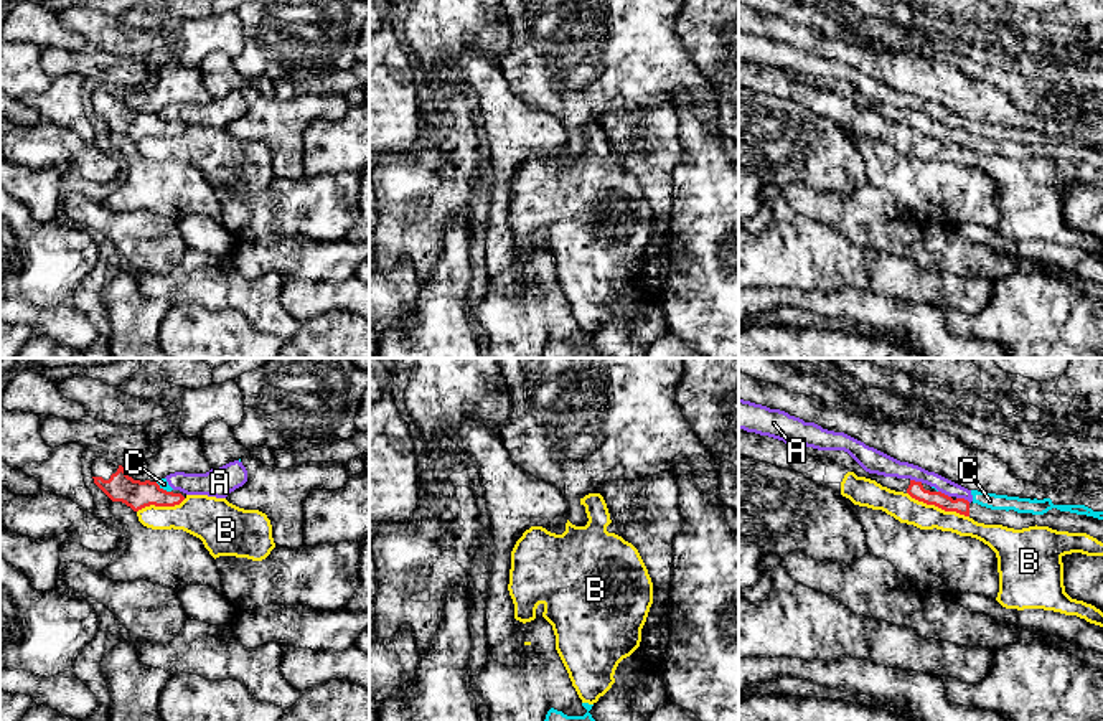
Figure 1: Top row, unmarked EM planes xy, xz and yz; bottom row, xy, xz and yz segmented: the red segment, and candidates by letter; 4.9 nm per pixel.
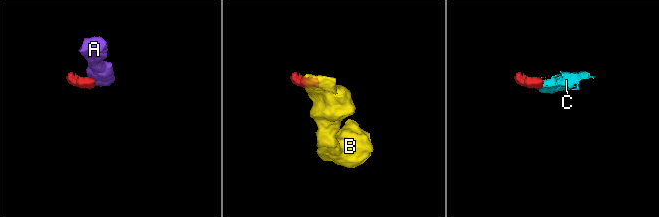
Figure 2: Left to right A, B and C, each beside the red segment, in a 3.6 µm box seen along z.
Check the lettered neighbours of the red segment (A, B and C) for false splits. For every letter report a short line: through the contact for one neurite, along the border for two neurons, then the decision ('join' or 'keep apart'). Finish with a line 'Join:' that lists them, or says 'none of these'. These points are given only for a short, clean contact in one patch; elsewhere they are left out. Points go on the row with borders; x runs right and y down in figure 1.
A: yz (957, 497), (970, 502) | keep apart
B: yz (907, 492), (919, 500), (968, 517) | keep apart
C: xy (155, 482), (170, 492) | keep apart
Join: none of these

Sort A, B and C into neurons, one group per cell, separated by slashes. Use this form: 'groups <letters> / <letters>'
groups A C / B

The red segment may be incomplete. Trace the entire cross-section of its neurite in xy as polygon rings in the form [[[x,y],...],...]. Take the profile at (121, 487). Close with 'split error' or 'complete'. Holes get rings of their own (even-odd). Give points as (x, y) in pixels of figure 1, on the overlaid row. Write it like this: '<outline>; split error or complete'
[[[96,459],[92,464],[94,483],[112,500],[122,502],[134,511],[145,507],[175,507],[180,505],[186,493],[180,490],[167,492],[157,482],[140,482],[127,475],[122,464]]]; split error

